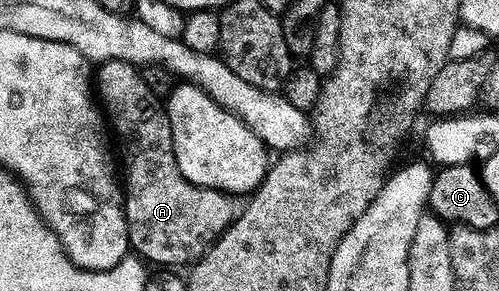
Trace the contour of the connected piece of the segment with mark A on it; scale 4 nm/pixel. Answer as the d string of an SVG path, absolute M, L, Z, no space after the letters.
M128 62L101 64L96 73L96 91L103 105L107 122L111 130L112 127L116 130L116 139L120 142L121 153L124 154L122 191L131 250L149 264L157 263L160 269L180 269L176 267L186 266L187 268L189 265L195 265L236 222L237 200L222 191L208 191L204 187L186 181L182 169L178 169L174 133L170 129L167 106L151 92L139 68Z

